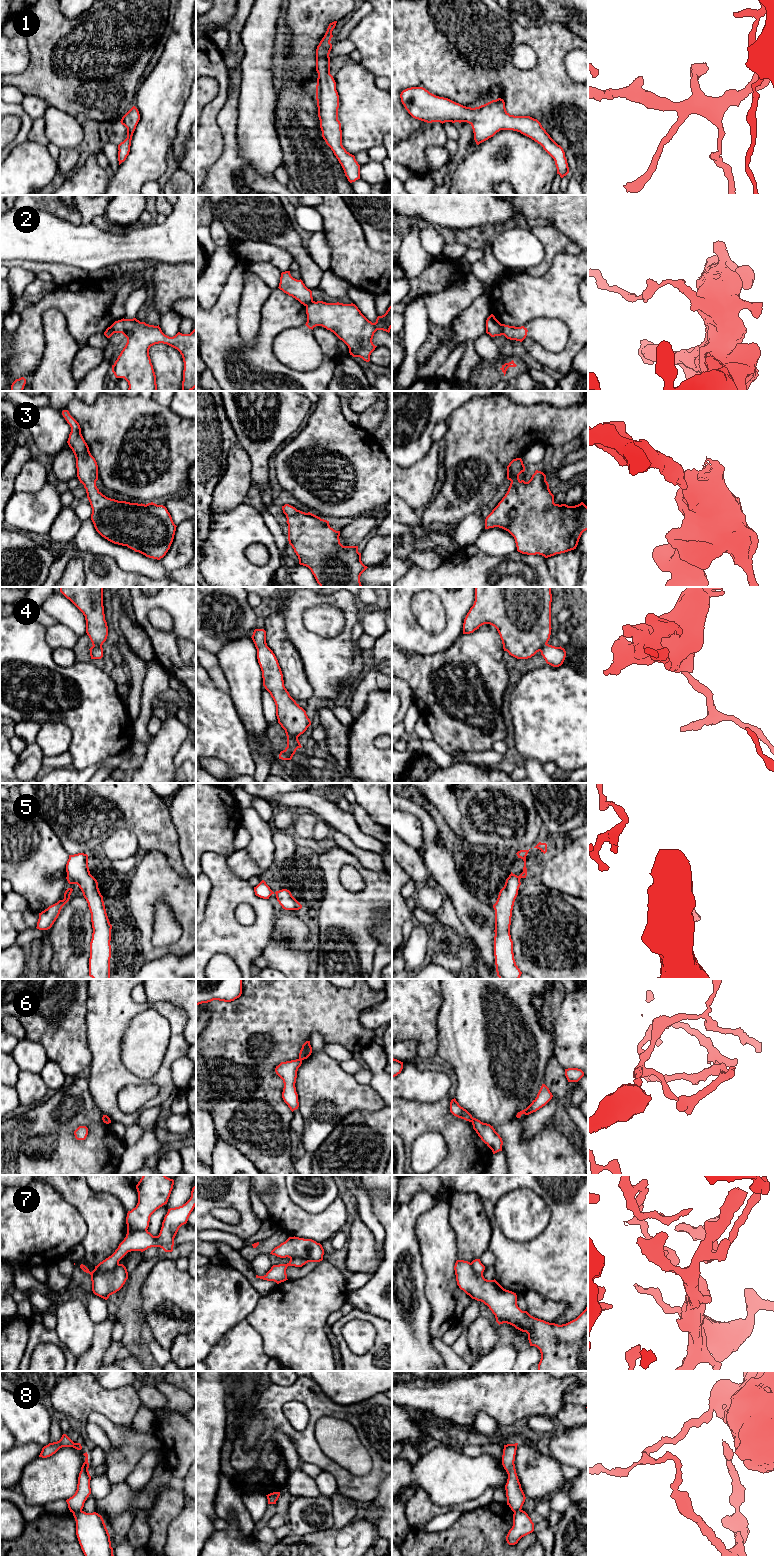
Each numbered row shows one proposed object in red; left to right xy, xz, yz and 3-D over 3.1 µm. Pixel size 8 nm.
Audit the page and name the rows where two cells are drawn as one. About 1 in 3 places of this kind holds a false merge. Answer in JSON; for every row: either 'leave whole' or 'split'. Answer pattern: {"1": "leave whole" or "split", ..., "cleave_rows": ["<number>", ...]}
{"1": "leave whole", "2": "split", "3": "leave whole", "4": "split", "5": "leave whole", "6": "split", "7": "split", "8": "split", "cleave_rows": ["2", "4", "6", "7", "8"]}

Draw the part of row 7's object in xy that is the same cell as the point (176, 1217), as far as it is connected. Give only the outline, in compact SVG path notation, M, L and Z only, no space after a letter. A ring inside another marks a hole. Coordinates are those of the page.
M196 1185L192 1188L190 1199L182 1206L168 1209L162 1222L158 1236L153 1236L148 1230L135 1231L127 1235L115 1252L100 1262L95 1269L109 1271L114 1269L119 1261L131 1251L145 1251L151 1247L160 1247L165 1252L172 1252L174 1238L179 1228L186 1224L196 1206Z

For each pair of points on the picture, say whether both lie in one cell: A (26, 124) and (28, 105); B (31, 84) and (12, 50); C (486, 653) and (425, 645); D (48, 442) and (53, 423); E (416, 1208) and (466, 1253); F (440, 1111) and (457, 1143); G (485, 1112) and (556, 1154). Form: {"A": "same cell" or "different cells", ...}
{"A": "different cells", "B": "different cells", "C": "different cells", "D": "same cell", "E": "different cells", "F": "same cell", "G": "same cell"}

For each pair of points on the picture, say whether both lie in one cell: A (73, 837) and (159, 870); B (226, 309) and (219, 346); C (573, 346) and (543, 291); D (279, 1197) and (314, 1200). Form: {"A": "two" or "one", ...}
{"A": "two", "B": "one", "C": "one", "D": "two"}

